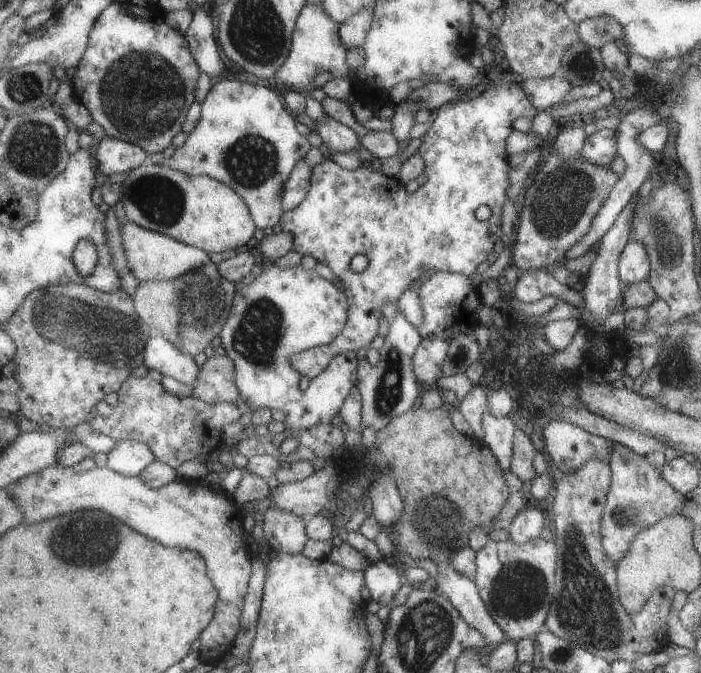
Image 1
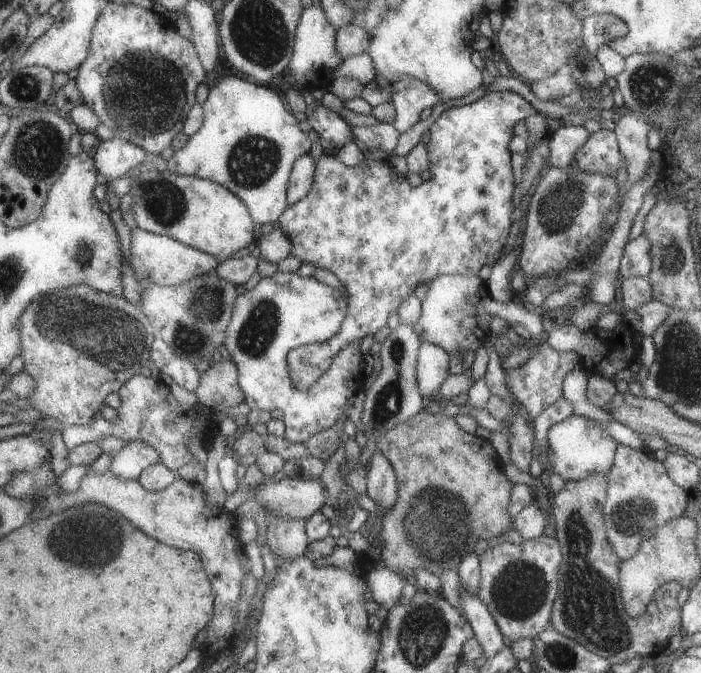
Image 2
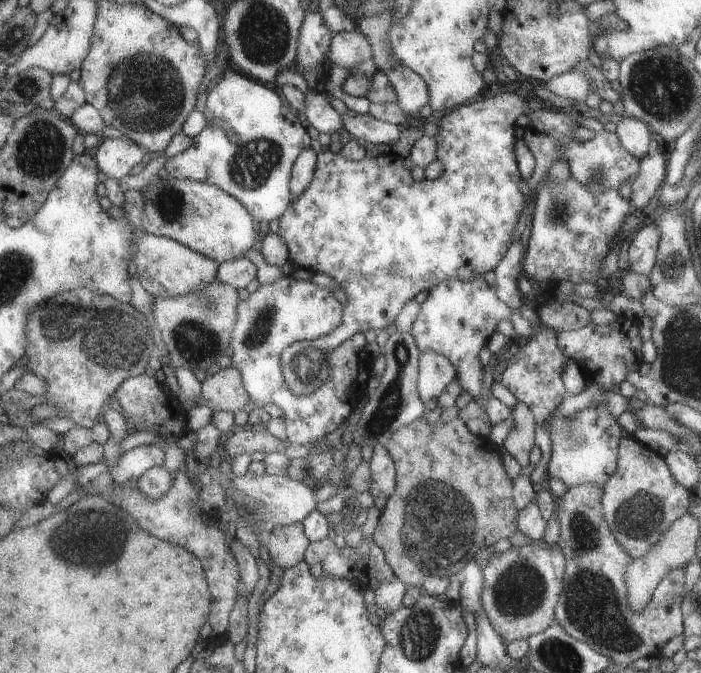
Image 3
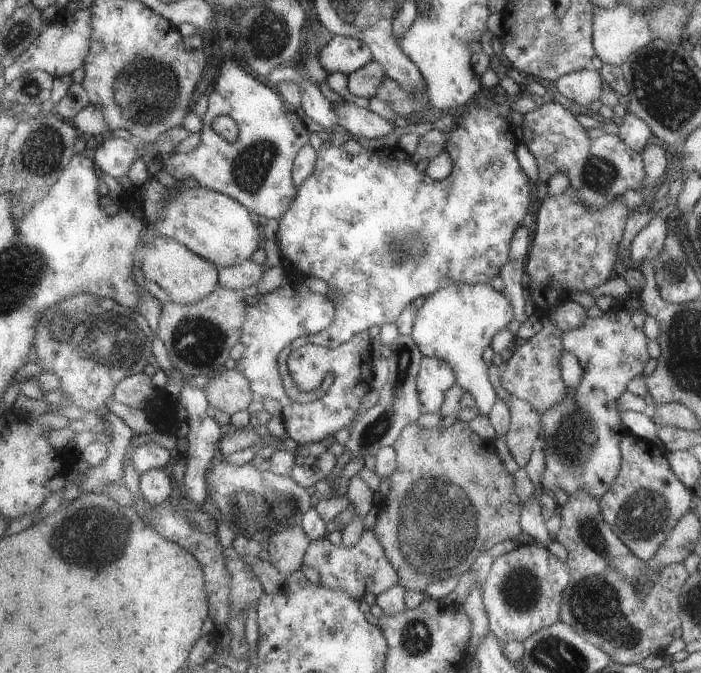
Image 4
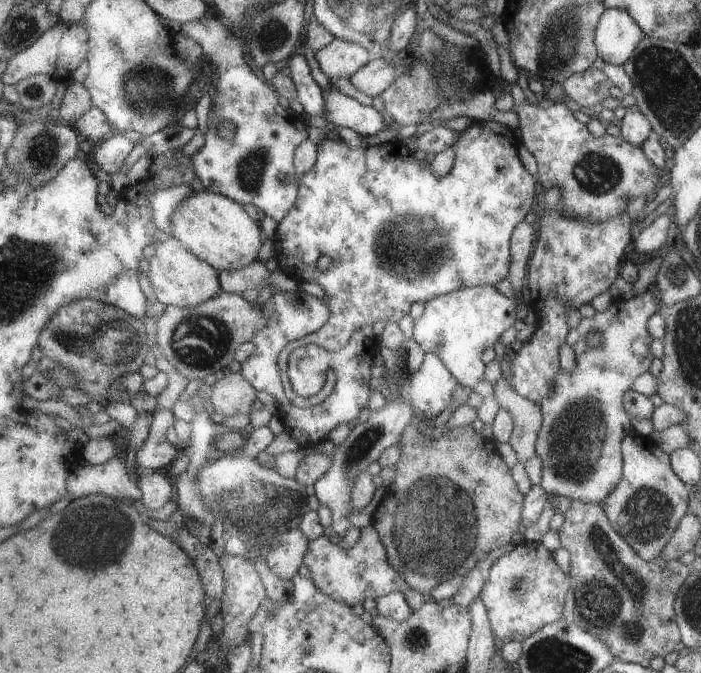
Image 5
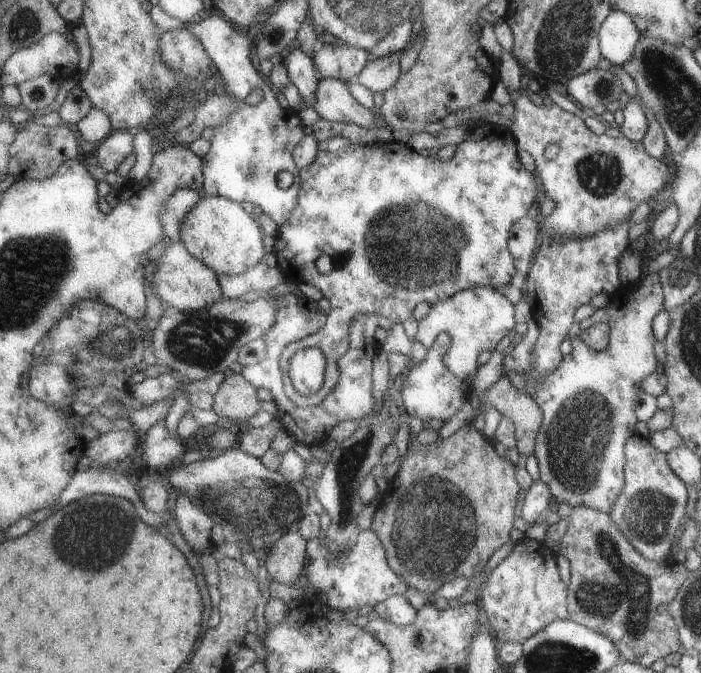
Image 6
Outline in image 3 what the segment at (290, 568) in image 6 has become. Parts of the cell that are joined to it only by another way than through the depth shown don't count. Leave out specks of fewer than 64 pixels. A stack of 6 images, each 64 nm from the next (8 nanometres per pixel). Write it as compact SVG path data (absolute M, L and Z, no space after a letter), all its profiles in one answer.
M295 522L291 526L277 526L265 538L265 546L269 548L271 560L283 570L289 570L305 560L313 542L305 534L305 522Z

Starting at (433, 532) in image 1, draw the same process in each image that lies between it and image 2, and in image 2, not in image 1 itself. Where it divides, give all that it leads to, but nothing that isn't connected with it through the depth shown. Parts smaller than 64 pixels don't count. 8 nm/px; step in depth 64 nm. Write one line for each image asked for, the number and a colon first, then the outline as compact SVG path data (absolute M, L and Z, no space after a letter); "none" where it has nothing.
2: M441 408L437 414L431 414L431 412L423 410L423 412L419 412L417 416L409 418L407 422L397 424L397 426L391 428L387 434L383 434L383 438L379 438L377 446L379 446L379 452L381 452L385 458L389 458L389 462L393 464L393 468L395 468L395 472L397 472L397 478L399 478L399 502L397 502L395 510L391 510L391 514L387 514L385 518L381 518L379 524L377 524L377 536L379 536L379 538L383 540L383 544L385 544L385 548L381 550L381 558L383 558L383 562L385 562L387 568L397 570L397 572L403 574L407 580L411 580L411 576L407 576L407 574L411 574L413 570L431 570L433 574L439 574L441 570L451 570L451 572L453 572L453 570L459 568L459 564L463 562L463 558L473 552L475 542L477 542L479 538L489 540L491 536L497 536L497 538L501 540L501 534L503 534L505 530L511 530L513 520L511 520L511 514L509 514L509 504L511 504L511 498L513 498L513 486L515 486L515 484L513 484L513 482L505 476L505 472L503 472L505 462L501 460L501 456L497 454L497 450L495 450L495 446L491 444L489 438L479 438L477 434L467 434L467 432L463 432L463 430L459 428L459 424L455 422L455 418L449 418L449 416L443 414L443 408Z

